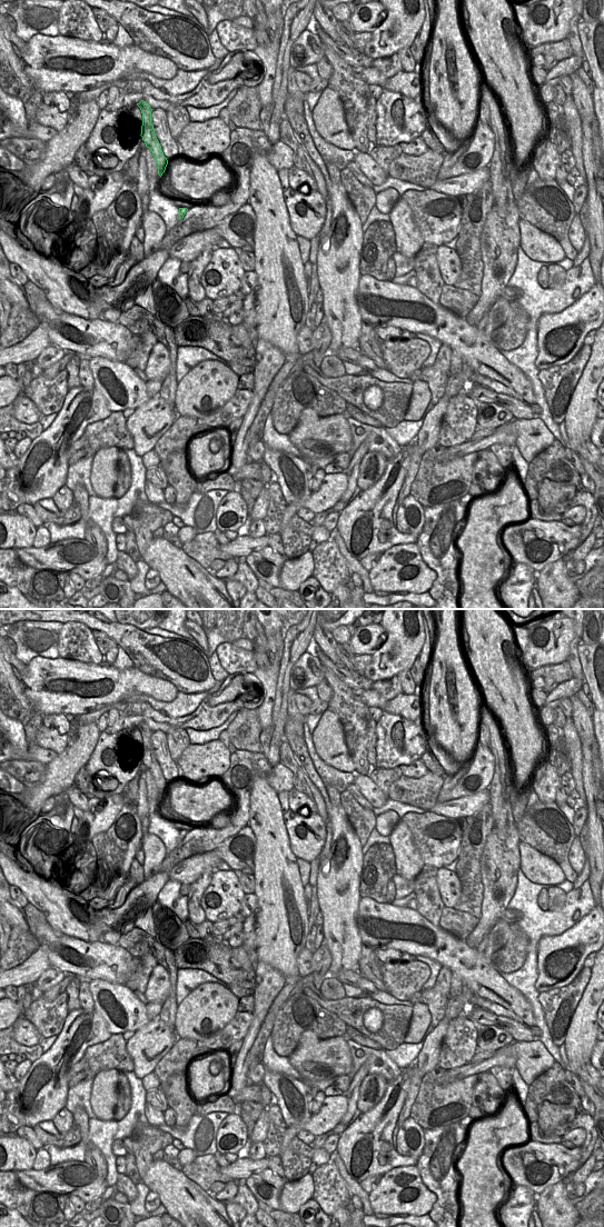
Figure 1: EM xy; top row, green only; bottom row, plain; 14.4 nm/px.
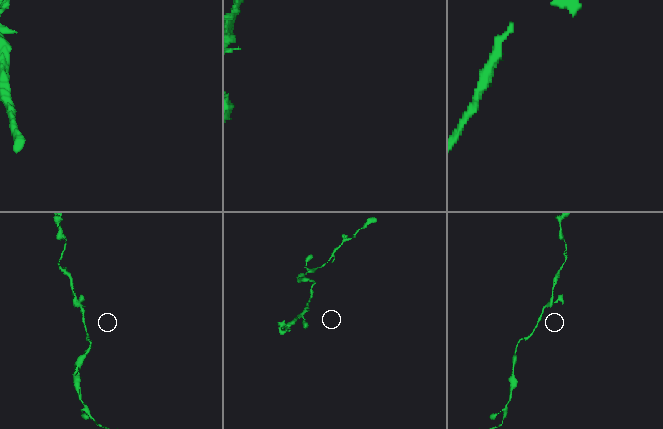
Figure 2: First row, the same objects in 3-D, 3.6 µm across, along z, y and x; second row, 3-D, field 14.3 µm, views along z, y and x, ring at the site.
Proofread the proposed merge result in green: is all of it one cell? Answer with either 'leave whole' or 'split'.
leave whole

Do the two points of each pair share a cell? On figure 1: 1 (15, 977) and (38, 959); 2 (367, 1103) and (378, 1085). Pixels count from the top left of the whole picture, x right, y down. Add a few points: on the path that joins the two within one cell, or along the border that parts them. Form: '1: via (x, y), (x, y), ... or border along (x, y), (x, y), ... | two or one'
1: via (20, 975), (32, 965) | one
2: via (368, 1098), (374, 1088) | one

